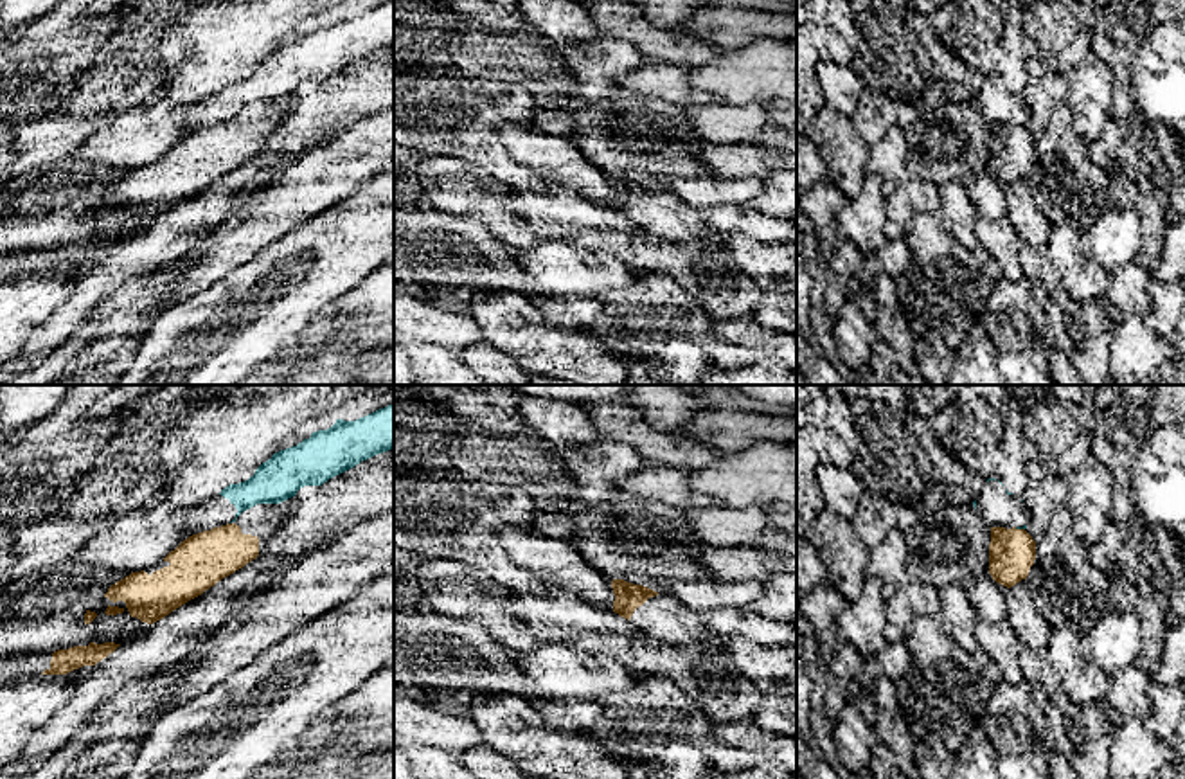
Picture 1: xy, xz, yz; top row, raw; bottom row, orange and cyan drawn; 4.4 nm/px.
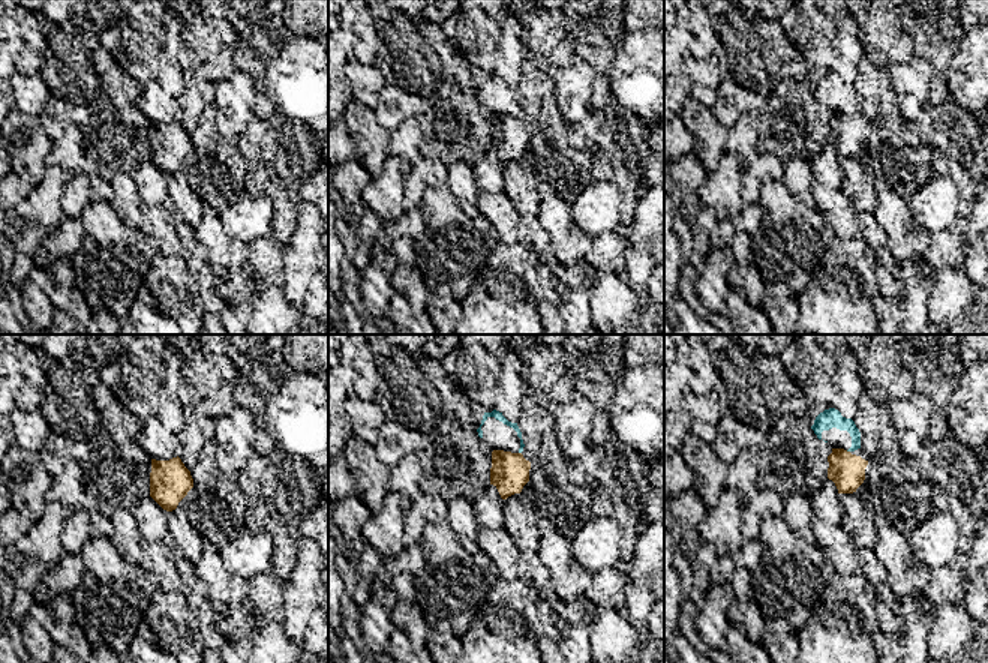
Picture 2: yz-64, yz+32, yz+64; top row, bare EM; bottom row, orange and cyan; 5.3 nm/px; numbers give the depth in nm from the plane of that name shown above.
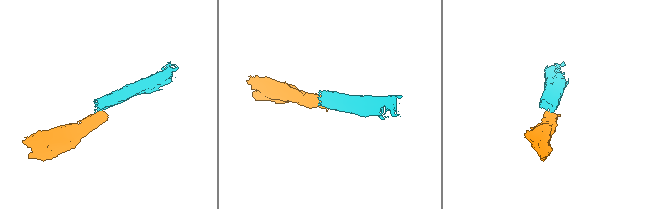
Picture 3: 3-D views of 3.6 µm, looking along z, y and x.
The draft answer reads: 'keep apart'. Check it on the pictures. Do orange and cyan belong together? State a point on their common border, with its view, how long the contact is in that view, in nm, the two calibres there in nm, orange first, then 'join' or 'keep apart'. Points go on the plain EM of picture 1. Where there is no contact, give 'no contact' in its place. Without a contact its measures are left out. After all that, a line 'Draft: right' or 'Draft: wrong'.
yz (1020, 126) | 50 nm | 200/20 nm | keep apart
Draft: right

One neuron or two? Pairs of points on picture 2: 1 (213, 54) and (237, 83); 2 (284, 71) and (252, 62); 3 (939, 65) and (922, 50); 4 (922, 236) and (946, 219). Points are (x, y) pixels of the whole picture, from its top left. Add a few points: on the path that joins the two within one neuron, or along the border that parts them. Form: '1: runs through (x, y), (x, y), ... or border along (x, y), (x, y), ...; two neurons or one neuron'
1: border along (236, 69), (216, 83); two neurons
2: border along (275, 57), (264, 69), (258, 83); two neurons
3: runs through (936, 60), (927, 51); one neuron
4: border along (909, 201), (912, 218), (930, 233); two neurons

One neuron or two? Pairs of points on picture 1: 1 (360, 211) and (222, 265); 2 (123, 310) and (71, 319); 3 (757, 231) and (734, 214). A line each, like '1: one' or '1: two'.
1: two
2: two
3: one

